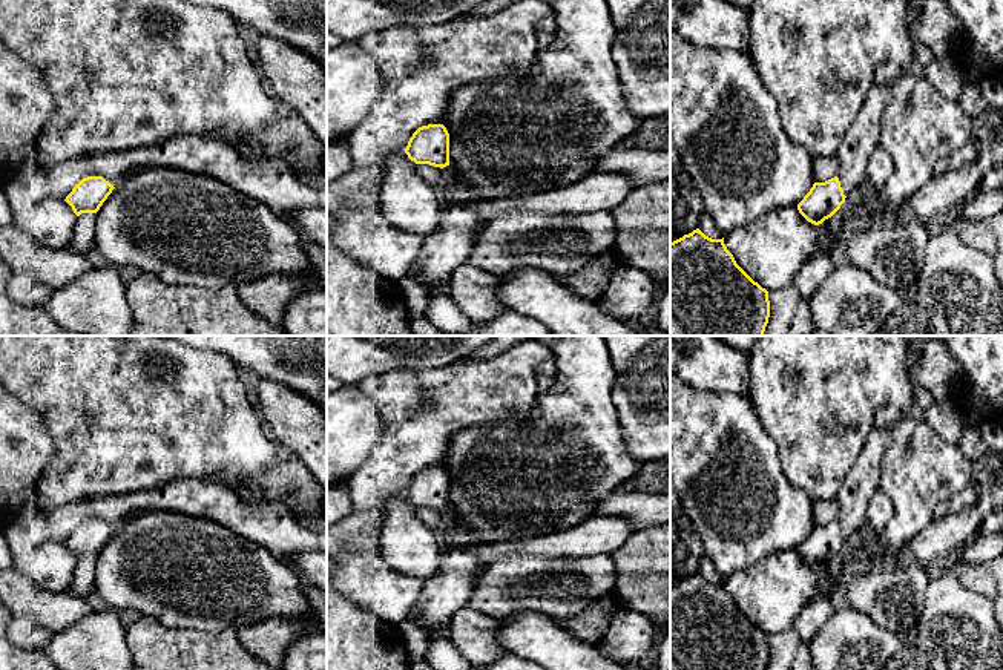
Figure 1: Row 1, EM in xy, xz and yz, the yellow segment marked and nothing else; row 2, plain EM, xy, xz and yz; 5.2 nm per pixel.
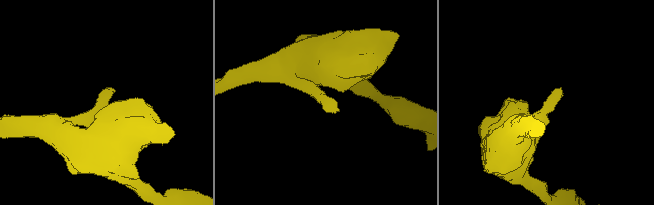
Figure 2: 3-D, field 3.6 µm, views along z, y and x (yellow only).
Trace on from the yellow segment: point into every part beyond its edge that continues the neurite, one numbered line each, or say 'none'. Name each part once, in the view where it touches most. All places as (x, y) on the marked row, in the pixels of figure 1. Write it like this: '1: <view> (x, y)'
1: yz (862, 137)

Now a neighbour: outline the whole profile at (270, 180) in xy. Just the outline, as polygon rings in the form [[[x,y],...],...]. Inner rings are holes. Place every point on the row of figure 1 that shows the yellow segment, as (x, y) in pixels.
[[[207,135],[175,136],[136,150],[90,155],[51,167],[32,161],[15,176],[21,178],[35,170],[48,179],[51,196],[66,199],[83,178],[103,176],[118,187],[126,175],[152,167],[207,175],[262,201],[279,215],[296,209],[327,209],[327,192],[301,182],[282,156],[252,158],[232,144]]]

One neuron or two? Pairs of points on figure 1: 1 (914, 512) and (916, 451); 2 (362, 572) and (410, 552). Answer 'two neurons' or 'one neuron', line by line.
1: one neuron
2: two neurons

